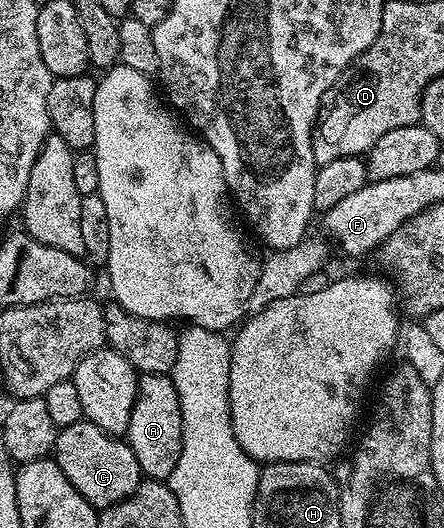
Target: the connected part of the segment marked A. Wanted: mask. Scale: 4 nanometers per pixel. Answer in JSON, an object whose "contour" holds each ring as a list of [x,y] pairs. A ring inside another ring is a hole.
{"contour":[[[141,374],[135,408],[127,431],[127,441],[139,460],[142,475],[149,480],[168,480],[179,464],[179,452],[183,448],[183,420],[179,392],[168,374]]]}

